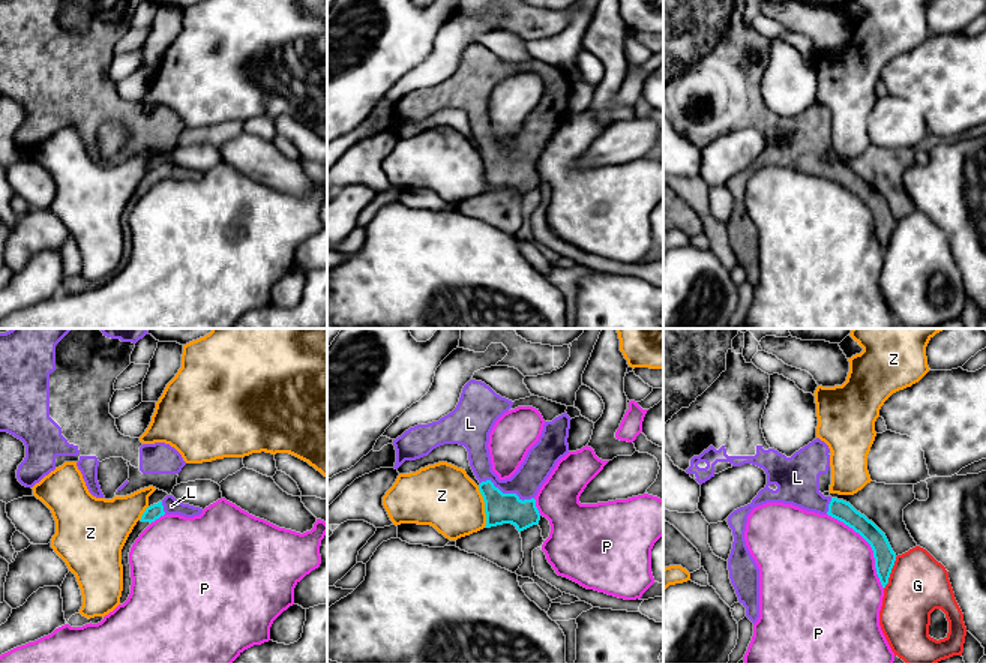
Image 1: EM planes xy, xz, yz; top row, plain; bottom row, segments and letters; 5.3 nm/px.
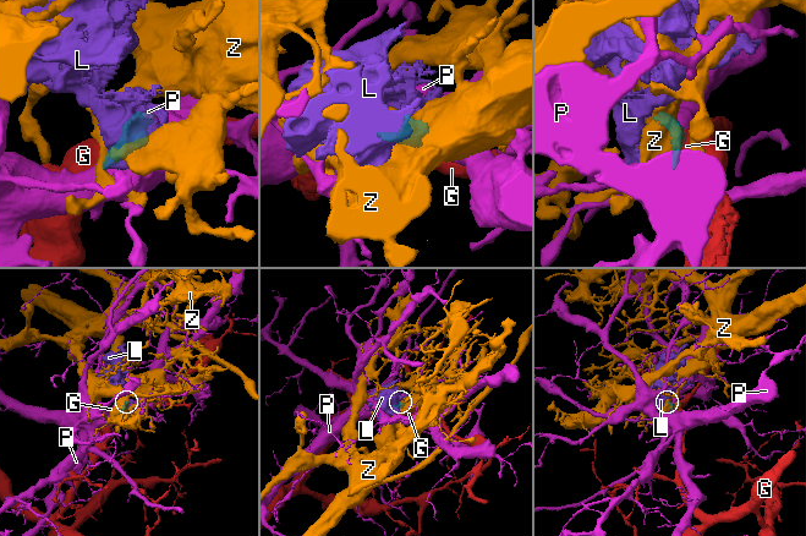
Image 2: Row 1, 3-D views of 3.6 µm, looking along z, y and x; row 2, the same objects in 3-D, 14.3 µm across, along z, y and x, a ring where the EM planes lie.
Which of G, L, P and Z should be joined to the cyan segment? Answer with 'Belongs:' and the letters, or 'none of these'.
Belongs: L

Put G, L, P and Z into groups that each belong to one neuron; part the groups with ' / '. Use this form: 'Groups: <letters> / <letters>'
Groups: G / L / P / Z

